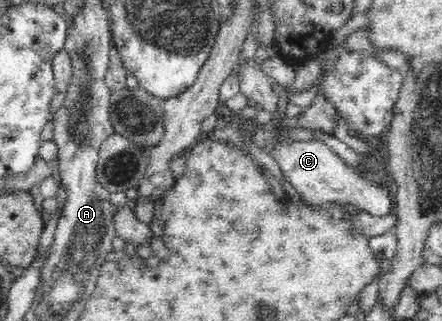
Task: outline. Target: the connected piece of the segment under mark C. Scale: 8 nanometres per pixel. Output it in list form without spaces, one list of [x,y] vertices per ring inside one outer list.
[[[253,124],[247,130],[241,131],[241,141],[245,141],[247,137],[255,147],[260,147],[262,151],[273,157],[279,163],[282,175],[309,206],[319,208],[319,205],[328,202],[351,204],[357,206],[361,211],[379,217],[387,217],[395,211],[395,200],[388,193],[386,186],[379,187],[366,177],[359,175],[354,167],[341,160],[337,153],[333,152],[325,143],[315,139],[280,141],[273,137],[273,133],[274,131],[271,129],[265,131]]]

